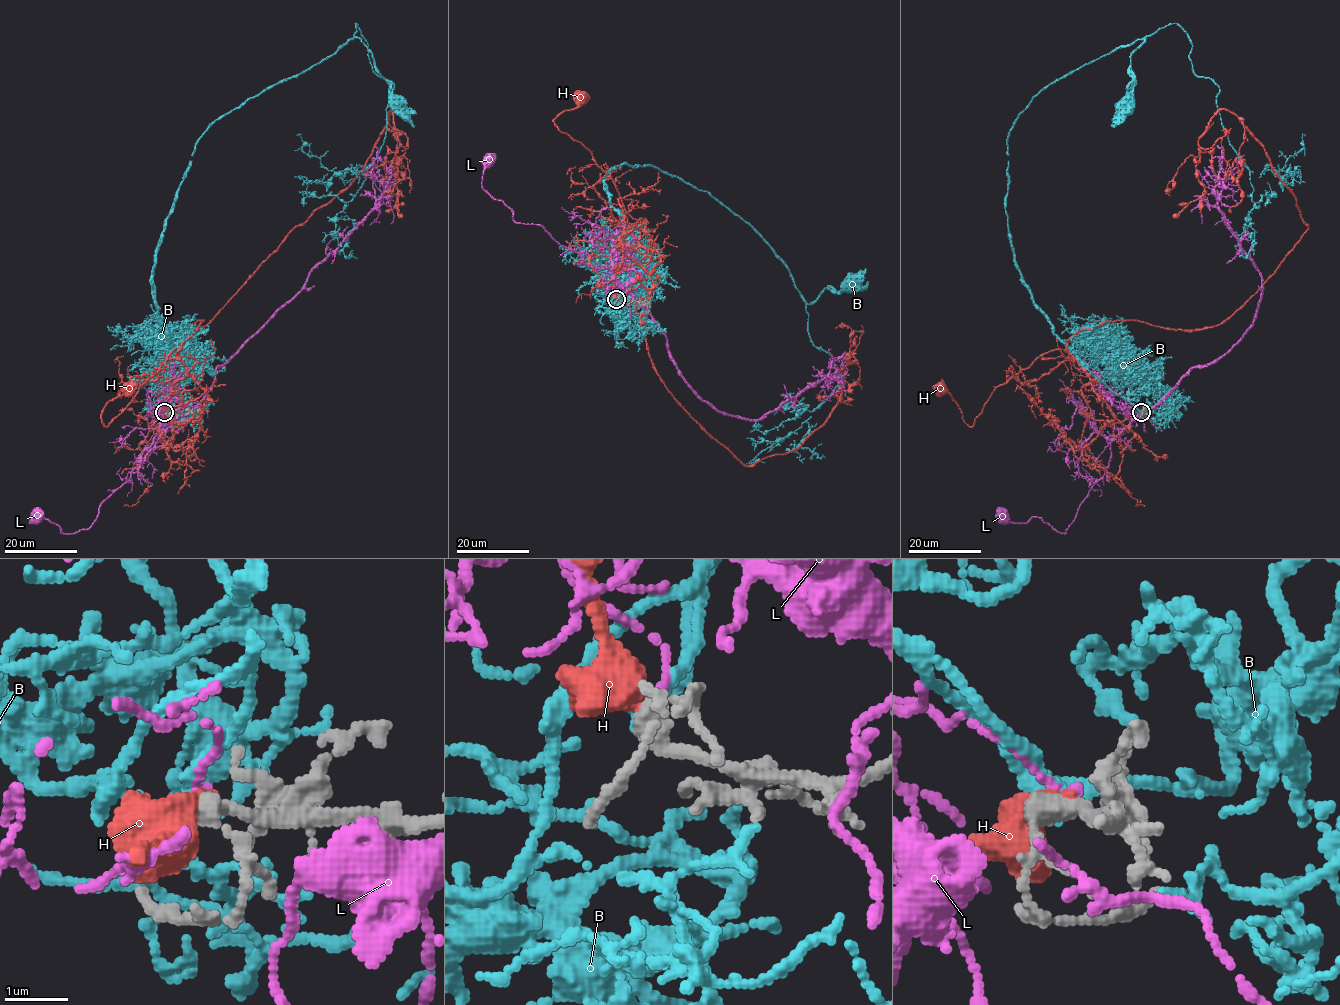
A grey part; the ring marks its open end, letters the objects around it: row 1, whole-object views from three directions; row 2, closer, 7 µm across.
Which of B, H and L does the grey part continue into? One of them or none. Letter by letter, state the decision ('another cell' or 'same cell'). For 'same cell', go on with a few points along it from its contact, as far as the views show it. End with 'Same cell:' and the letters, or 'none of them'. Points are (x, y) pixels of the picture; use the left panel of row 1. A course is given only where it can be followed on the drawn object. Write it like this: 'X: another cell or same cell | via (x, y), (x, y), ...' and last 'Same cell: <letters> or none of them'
B: same cell | via (165, 412), (187, 364), (159, 318), (153, 273), (197, 139), (355, 38), (398, 104)
H: another cell
L: another cell
Same cell: B

